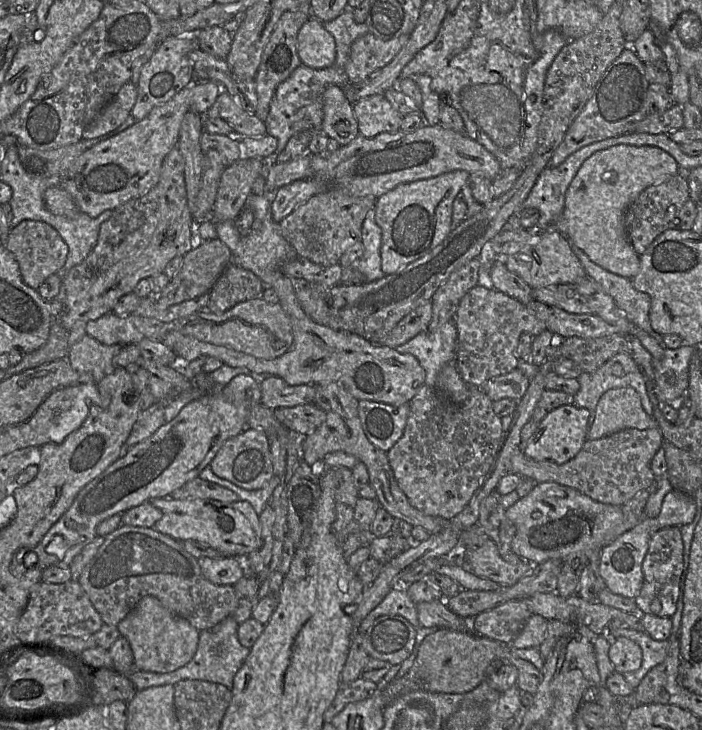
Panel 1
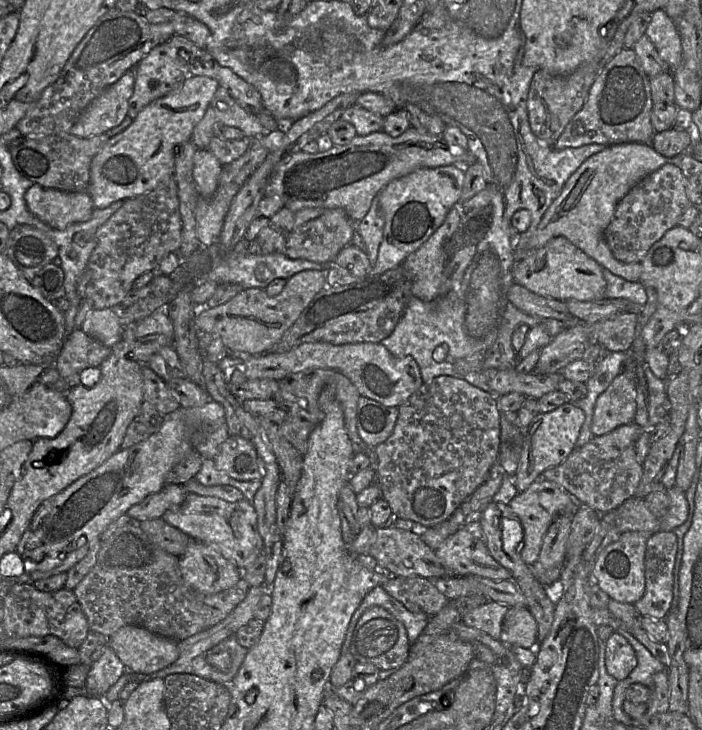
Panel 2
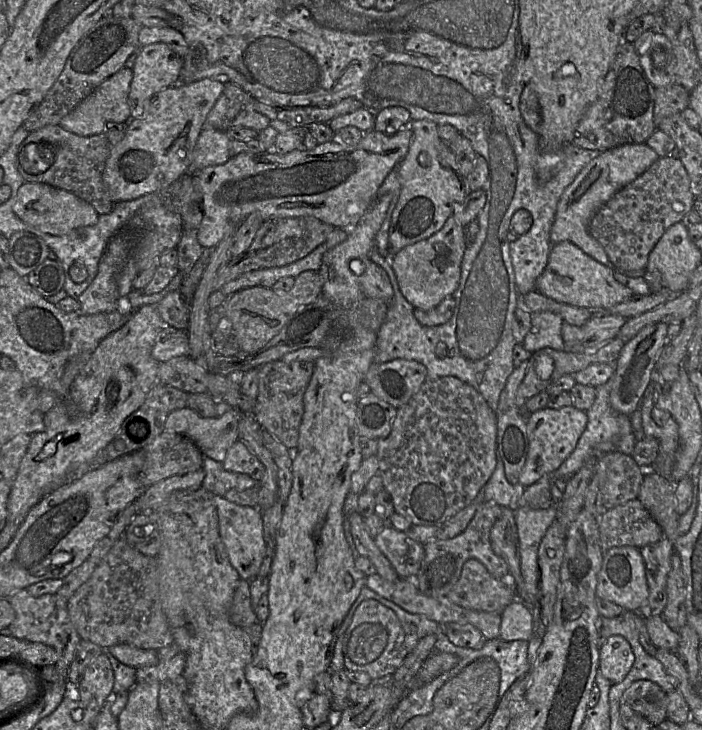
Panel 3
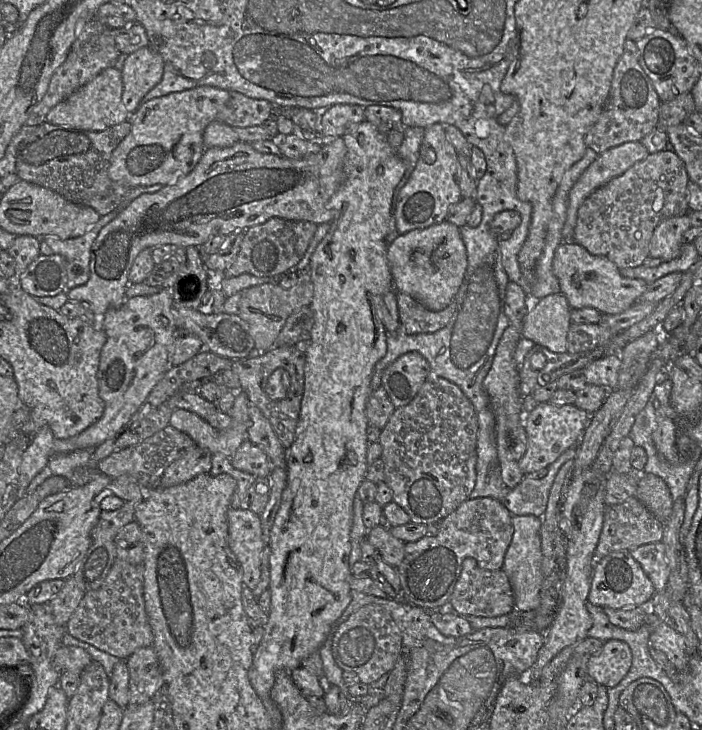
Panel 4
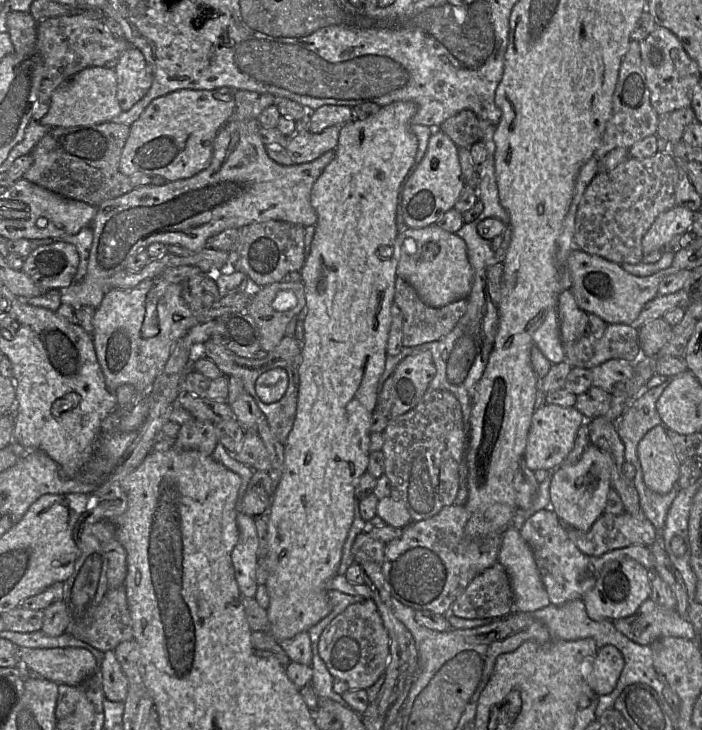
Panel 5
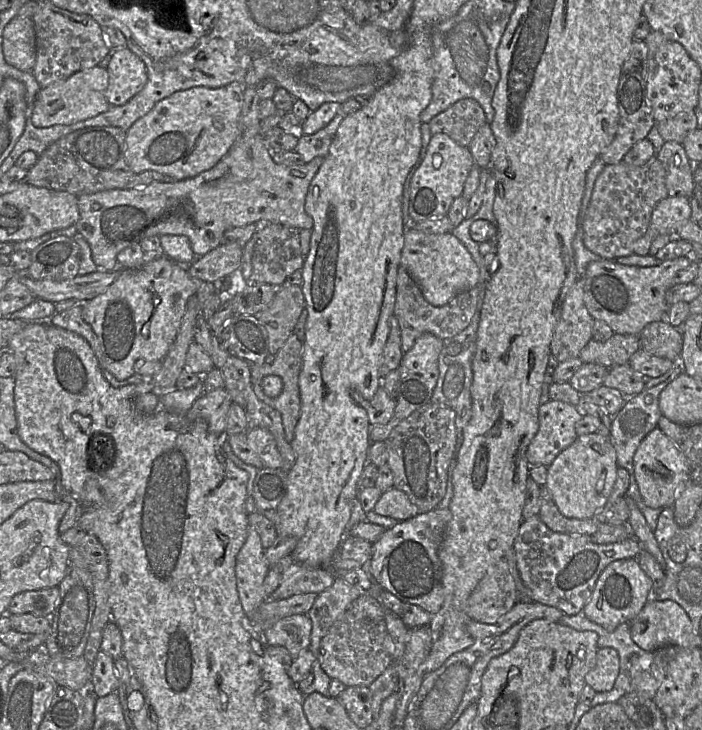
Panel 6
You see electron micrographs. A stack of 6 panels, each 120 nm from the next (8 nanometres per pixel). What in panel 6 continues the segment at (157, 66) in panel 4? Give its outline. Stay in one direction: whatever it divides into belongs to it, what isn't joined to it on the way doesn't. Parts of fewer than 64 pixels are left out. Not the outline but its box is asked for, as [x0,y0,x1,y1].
[104,46,147,106]

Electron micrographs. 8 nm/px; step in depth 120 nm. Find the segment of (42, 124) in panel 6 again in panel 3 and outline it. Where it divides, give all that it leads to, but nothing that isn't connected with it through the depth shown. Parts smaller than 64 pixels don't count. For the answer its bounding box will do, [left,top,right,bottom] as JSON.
[59,67,133,136]

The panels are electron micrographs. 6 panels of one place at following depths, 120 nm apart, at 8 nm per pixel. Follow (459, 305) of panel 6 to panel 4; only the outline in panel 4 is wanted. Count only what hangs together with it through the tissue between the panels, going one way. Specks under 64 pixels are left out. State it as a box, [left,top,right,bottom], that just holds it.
[396,293,456,335]

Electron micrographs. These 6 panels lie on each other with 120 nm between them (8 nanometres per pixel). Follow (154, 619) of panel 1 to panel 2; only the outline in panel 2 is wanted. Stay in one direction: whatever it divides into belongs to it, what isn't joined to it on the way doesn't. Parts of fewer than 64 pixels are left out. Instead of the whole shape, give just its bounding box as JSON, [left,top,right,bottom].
[108,625,179,674]

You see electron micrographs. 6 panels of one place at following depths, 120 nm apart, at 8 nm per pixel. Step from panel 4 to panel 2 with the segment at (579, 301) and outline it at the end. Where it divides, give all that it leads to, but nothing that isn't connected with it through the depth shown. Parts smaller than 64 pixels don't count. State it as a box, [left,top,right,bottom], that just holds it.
[512,236,606,301]

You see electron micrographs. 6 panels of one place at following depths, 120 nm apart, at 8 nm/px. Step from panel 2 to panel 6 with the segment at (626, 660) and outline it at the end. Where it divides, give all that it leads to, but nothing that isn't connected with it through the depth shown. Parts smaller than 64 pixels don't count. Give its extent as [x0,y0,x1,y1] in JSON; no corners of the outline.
[585,647,620,692]

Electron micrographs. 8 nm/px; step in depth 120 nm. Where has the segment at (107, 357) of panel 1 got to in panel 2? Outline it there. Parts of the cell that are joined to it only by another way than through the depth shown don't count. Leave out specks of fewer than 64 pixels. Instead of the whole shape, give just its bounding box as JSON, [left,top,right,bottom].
[53,328,111,393]

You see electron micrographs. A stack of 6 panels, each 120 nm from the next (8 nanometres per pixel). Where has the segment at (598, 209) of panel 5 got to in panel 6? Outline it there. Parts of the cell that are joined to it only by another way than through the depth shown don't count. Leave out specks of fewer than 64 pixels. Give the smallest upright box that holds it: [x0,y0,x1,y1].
[583,155,667,260]

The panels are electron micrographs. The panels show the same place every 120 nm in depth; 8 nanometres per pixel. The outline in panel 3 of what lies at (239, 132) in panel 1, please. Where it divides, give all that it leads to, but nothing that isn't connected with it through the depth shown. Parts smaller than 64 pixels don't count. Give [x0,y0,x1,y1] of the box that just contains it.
[203,82,270,132]

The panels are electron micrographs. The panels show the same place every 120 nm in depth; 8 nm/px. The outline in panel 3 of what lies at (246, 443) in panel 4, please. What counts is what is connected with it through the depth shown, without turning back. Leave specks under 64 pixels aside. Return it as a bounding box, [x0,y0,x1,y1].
[222,440,264,482]

